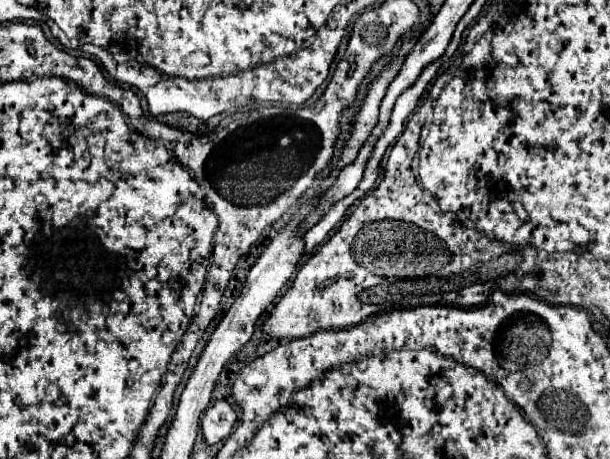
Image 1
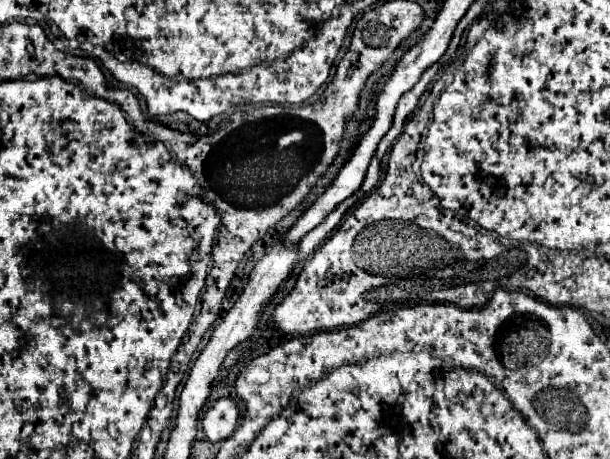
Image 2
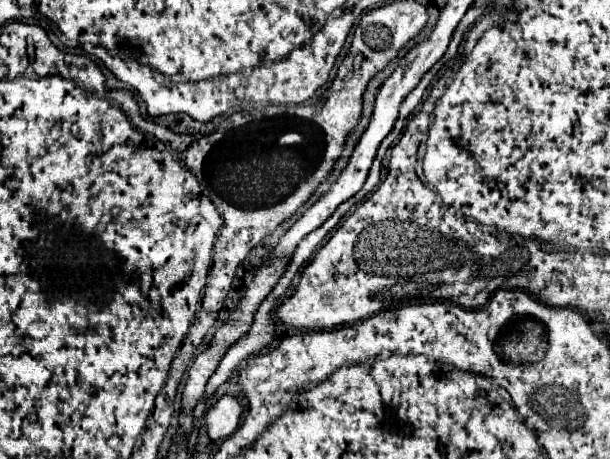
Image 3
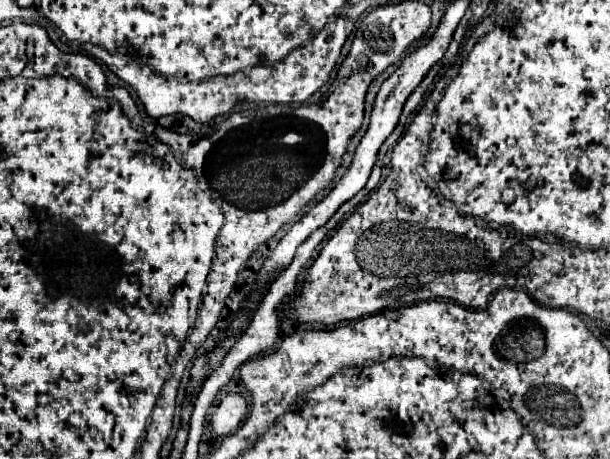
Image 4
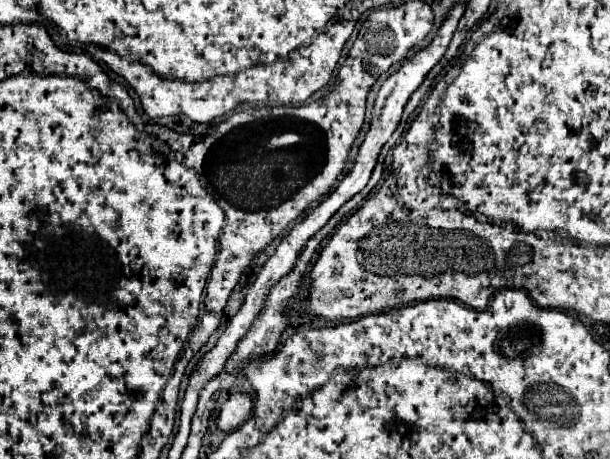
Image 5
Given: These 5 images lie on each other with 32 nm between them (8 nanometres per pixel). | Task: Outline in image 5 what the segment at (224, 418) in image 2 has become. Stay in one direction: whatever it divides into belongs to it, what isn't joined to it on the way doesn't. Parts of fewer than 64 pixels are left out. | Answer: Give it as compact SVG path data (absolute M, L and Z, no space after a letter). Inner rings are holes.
M230 394L228 400L218 410L216 428L220 432L232 432L242 422L246 422L250 412L252 412L252 398L250 396L246 396L246 394Z

